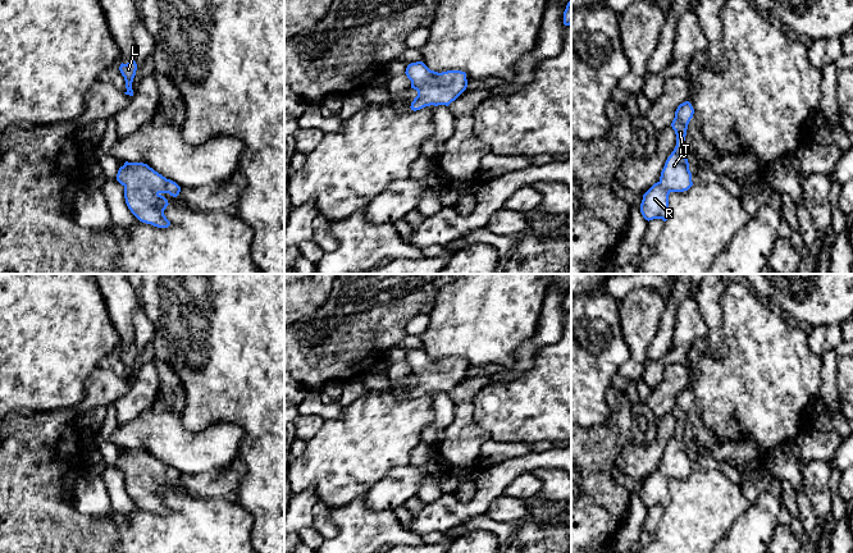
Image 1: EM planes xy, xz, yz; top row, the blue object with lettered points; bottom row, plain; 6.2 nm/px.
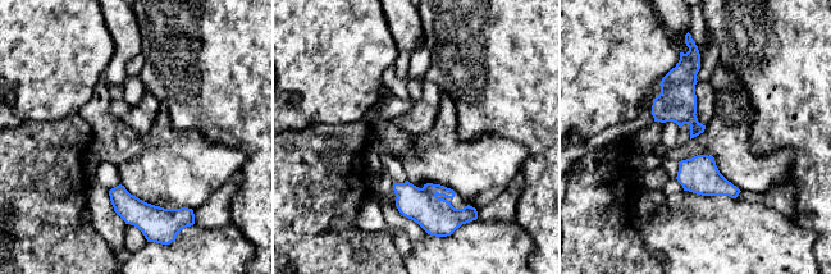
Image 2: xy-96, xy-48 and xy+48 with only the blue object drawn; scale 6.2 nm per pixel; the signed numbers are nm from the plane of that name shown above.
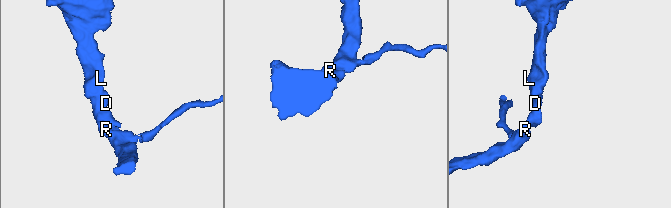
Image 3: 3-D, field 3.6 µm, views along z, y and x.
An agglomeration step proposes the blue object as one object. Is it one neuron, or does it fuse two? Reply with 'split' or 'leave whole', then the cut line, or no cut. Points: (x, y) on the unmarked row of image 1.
leave whole; cut none

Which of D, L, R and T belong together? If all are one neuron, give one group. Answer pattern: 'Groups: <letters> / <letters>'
Groups: D L R T

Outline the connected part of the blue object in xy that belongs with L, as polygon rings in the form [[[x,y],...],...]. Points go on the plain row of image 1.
[[[132,344],[132,347],[127,351],[122,349],[119,353],[119,357],[126,367],[127,378],[124,380],[133,383],[132,369],[133,369],[133,365],[136,362],[136,357],[137,357],[137,351],[136,351],[134,346]]]

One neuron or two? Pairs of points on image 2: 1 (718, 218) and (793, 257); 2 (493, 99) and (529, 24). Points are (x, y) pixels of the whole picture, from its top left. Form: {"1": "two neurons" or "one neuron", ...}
{"1": "one neuron", "2": "one neuron"}

